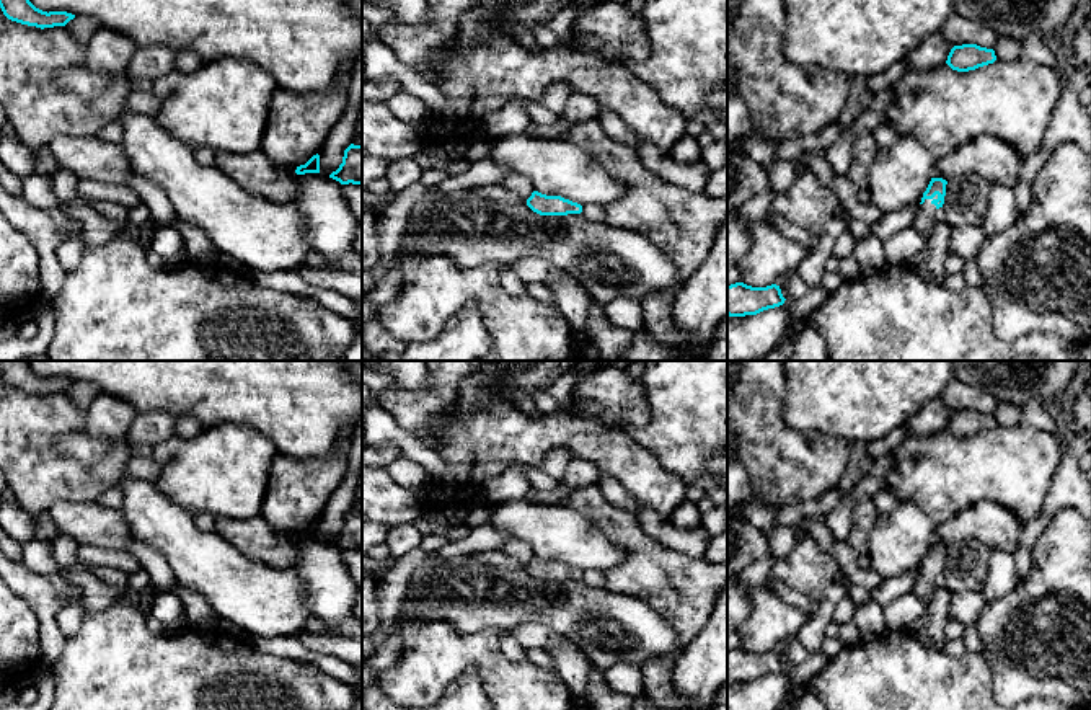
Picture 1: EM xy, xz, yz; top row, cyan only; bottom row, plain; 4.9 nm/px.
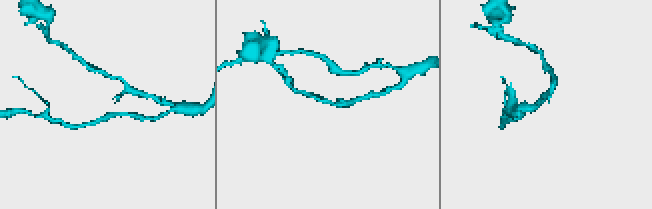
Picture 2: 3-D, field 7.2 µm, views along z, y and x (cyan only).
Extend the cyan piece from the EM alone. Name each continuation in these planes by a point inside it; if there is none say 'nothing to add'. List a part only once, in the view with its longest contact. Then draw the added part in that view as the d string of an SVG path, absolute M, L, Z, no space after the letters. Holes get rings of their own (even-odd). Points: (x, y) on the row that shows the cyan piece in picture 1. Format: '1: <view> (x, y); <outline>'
1: yz (925, 221); M938 194L933 199L938 199ZM925 199L925 202L920 204L913 222L913 229L920 232L925 238L930 237L936 224L934 220L936 206L931 202L933 199Z

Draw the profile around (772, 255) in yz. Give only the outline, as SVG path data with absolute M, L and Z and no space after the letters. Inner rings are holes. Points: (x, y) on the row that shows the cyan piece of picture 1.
M768 220L757 222L750 227L750 248L735 263L742 282L752 287L766 287L780 277L797 271L807 258L806 245L783 235Z

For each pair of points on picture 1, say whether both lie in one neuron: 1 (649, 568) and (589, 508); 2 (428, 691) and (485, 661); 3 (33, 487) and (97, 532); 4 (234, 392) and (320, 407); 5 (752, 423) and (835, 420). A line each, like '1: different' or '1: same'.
1: same
2: same
3: different
4: same
5: different

